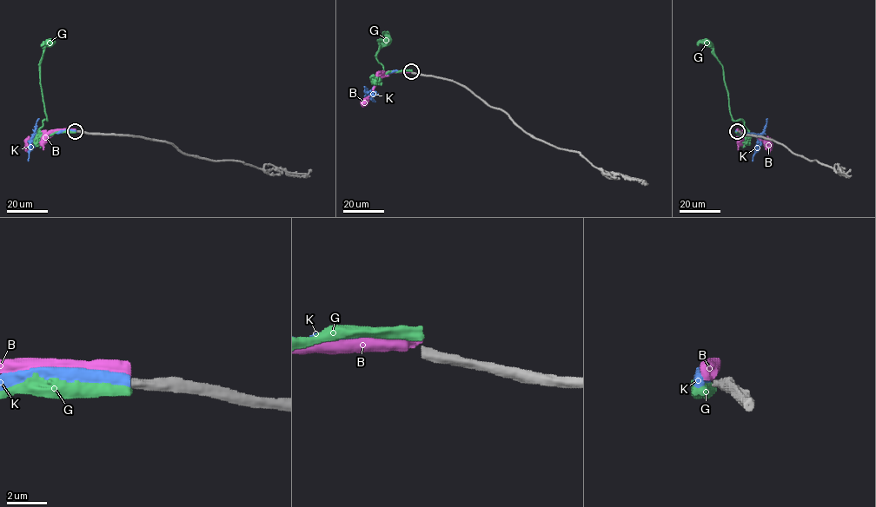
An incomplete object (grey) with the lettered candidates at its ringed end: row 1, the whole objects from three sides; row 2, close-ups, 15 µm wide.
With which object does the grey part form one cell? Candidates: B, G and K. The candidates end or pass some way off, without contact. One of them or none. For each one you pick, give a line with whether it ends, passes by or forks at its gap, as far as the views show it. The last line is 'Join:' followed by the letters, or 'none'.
G: It ends there
Join: G

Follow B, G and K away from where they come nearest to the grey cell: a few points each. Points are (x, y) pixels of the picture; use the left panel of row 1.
B: (75, 131), (51, 130), (45, 135), (37, 135), (30, 142), (29, 152)
G: (75, 132), (54, 132), (43, 136), (37, 132), (44, 120), (47, 121), (40, 85), (39, 61), (48, 42)
K: (75, 131), (36, 133), (30, 143), (29, 161)

